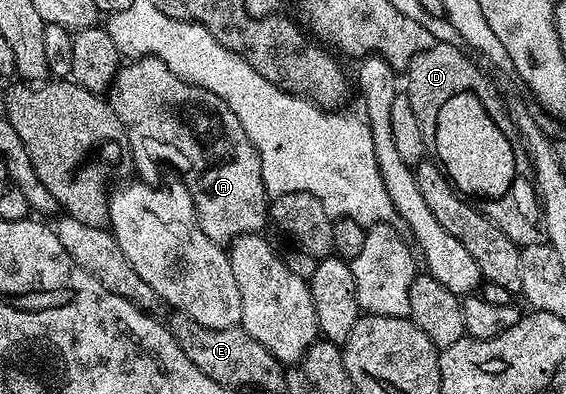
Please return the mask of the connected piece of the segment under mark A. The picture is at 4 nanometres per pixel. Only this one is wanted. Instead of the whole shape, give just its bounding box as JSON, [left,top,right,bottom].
[107,55,267,245]

